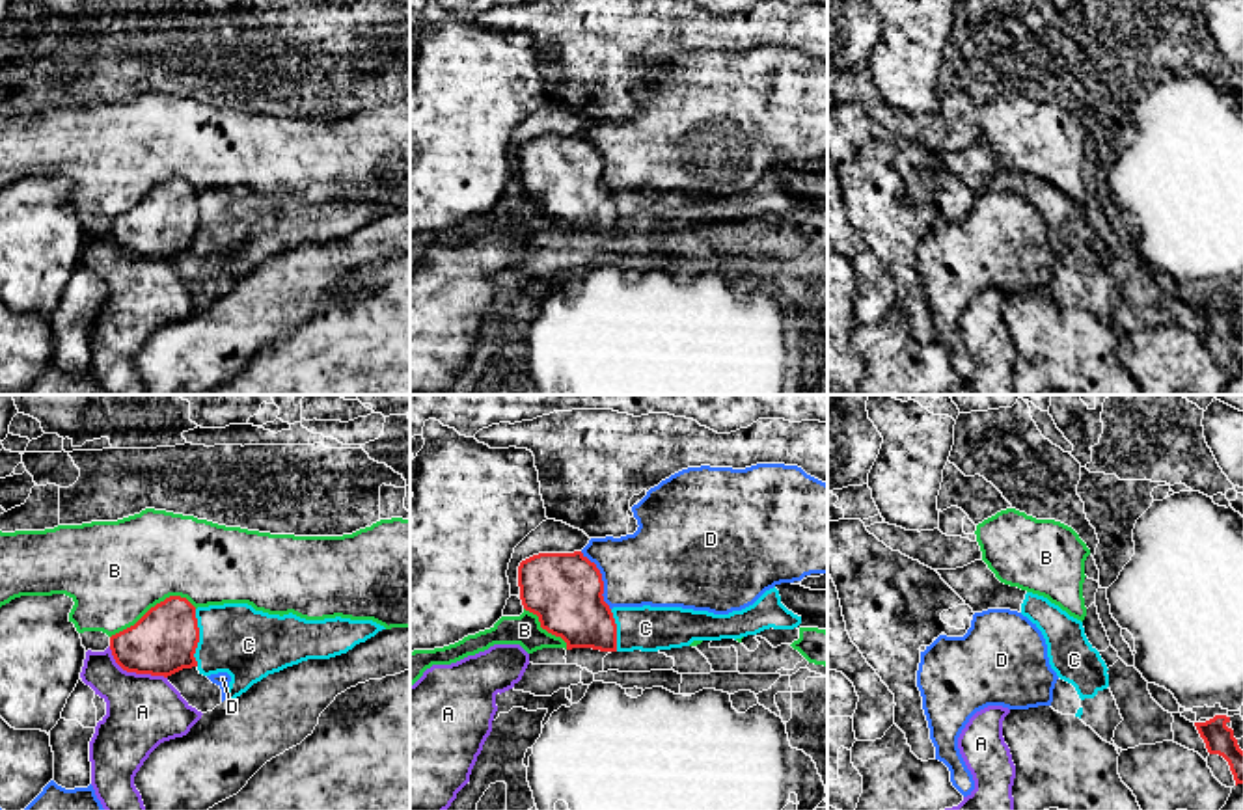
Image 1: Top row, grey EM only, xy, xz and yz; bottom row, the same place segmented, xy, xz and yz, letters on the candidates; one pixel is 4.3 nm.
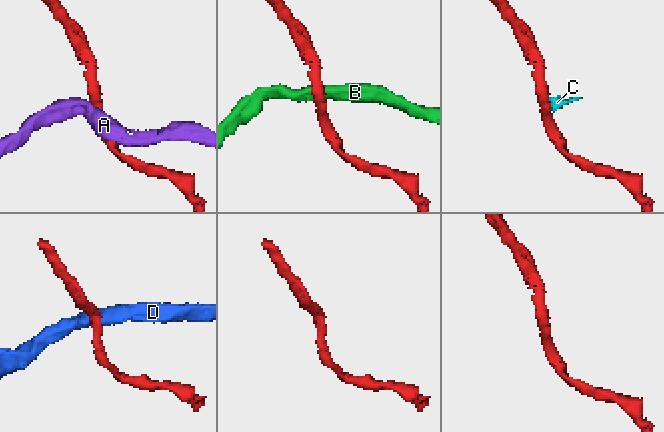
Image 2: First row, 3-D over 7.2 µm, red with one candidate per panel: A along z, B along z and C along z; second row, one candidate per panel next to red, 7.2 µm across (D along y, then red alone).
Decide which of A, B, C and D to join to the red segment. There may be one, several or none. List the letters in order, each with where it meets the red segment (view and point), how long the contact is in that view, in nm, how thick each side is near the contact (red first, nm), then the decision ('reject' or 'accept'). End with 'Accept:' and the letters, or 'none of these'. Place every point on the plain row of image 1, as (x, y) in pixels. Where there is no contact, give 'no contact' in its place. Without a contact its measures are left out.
A: contact xy (135, 254); length 300 nm; calibres 280 and 320 nm; reject
B: contact xy (155, 188); length 400 nm; calibres 280 and 440 nm; reject
C: contact xy (198, 220); length 240 nm; calibres 280 and 300 nm; reject
D: contact xz (601, 162); length 280 nm; calibres 320 and 340 nm; reject
Accept: none of these

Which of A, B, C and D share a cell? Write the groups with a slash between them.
A / B / C / D

